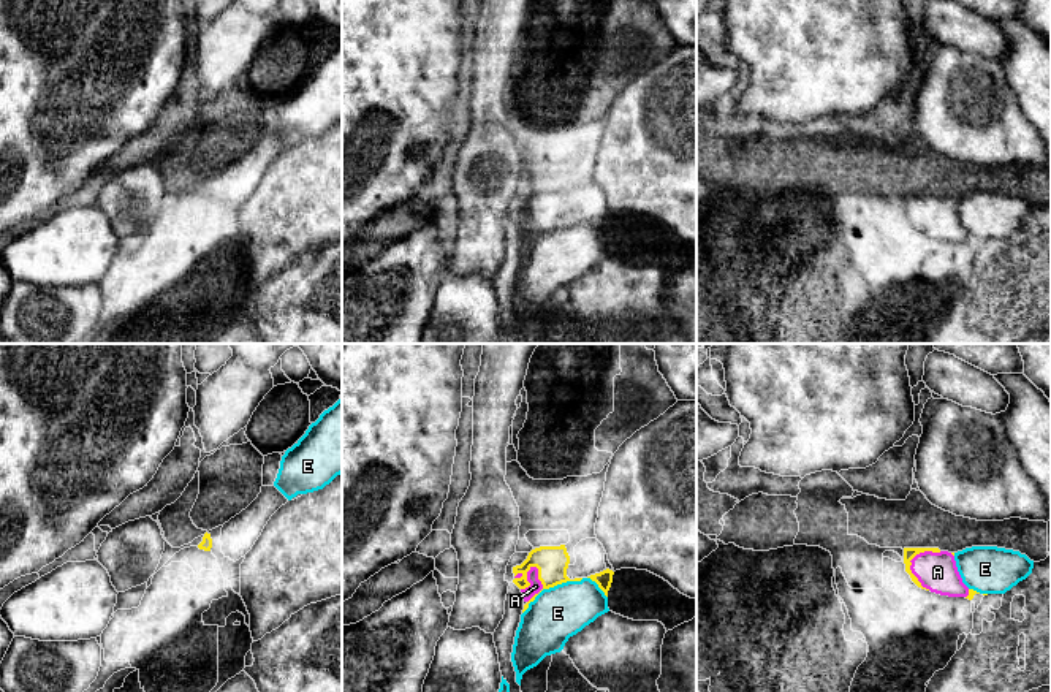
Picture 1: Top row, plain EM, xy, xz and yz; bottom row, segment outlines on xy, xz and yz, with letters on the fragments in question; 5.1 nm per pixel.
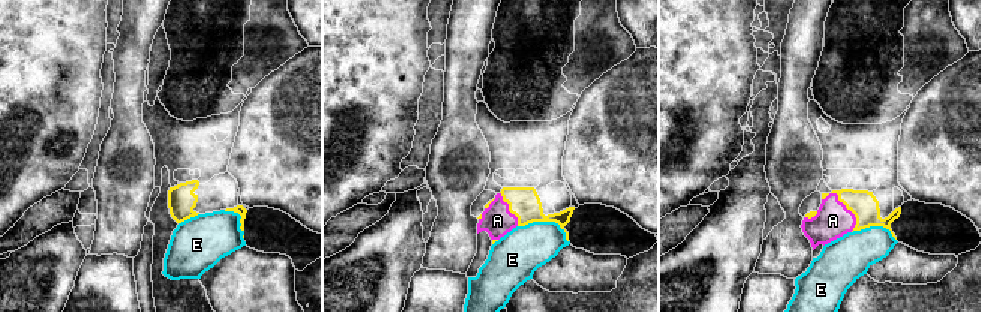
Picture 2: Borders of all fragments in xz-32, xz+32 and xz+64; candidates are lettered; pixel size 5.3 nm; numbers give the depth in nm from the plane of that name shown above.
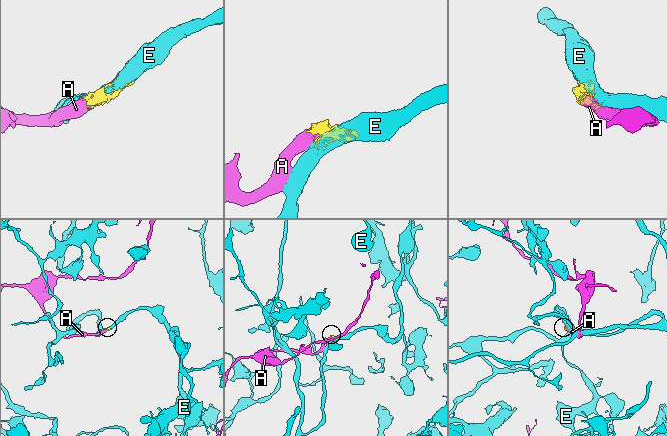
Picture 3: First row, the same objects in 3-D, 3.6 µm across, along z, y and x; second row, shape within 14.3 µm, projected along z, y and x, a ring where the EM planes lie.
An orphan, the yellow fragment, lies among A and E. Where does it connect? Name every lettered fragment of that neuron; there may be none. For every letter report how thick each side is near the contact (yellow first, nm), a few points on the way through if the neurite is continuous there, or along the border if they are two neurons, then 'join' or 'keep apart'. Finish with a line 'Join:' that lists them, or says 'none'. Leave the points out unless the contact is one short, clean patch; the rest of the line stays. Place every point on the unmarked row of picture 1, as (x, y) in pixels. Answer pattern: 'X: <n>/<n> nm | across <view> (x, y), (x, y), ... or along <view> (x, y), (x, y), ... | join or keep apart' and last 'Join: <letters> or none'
A: 160/70 nm | across xz (551, 206), (542, 216), (542, 228), (535, 231) | join
E: 160/280 nm | keep apart
Join: A

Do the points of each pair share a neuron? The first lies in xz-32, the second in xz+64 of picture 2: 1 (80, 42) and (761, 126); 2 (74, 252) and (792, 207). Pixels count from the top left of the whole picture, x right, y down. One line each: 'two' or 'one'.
1: two
2: two

